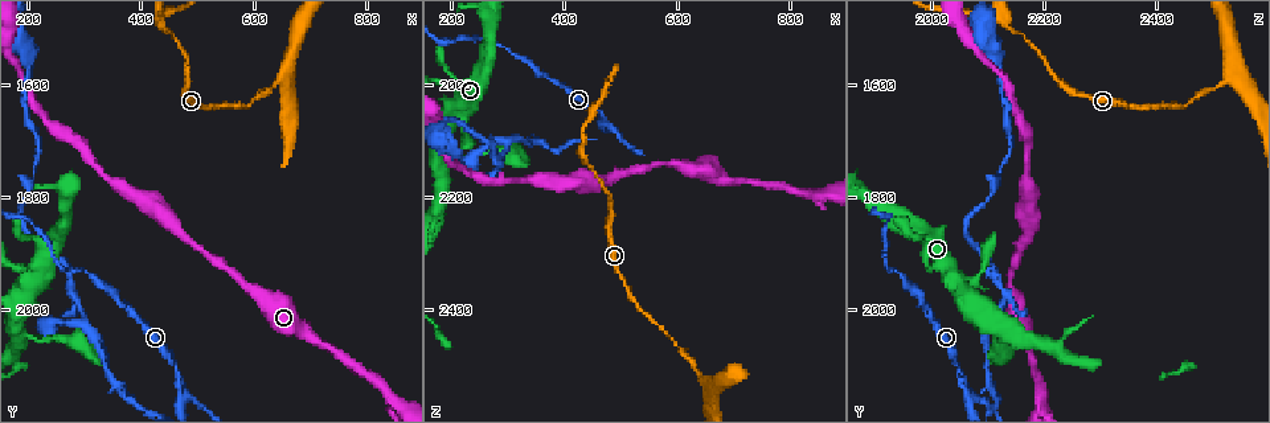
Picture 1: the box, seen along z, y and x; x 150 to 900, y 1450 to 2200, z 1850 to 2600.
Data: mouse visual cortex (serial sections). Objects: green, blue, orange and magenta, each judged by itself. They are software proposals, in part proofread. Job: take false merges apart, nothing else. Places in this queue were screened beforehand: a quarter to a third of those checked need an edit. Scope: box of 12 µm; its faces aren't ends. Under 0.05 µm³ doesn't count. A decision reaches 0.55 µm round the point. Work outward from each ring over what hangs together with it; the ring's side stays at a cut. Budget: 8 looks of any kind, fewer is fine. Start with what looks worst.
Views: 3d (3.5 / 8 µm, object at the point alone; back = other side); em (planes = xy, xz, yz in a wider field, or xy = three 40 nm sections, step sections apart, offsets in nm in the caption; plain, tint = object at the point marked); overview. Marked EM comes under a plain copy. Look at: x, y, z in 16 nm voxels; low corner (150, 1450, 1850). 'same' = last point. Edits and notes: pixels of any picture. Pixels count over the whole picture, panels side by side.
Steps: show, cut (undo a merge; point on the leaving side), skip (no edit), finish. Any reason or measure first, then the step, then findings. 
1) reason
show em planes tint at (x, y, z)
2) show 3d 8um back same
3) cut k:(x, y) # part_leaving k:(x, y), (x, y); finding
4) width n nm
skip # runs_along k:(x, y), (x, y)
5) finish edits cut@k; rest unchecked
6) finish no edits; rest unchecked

two arms in line, one across
show 3d 3.5um at (440, 1505, 2135)

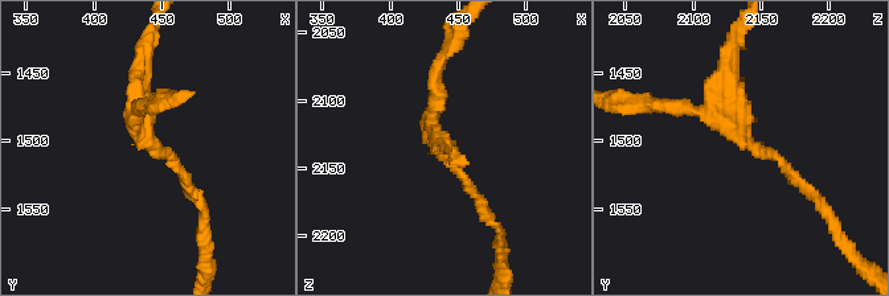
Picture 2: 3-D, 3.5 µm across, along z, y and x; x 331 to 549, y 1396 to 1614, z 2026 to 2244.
need the tissue
show em xy step 2 tint at (436, 1500, 2136)

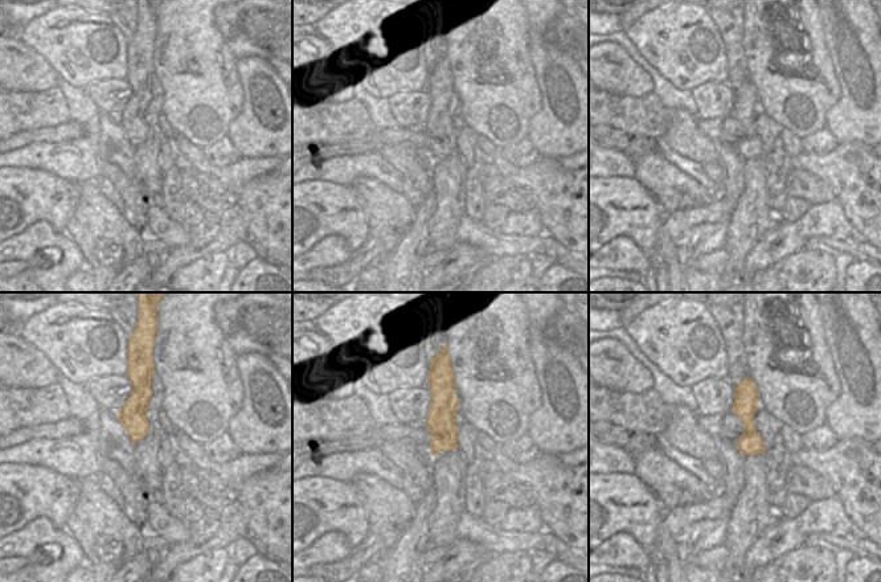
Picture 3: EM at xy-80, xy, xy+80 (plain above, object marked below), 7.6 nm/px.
width 220 nm
skip # runs_along 3:(433, 372), (441, 382), (437, 450); one cell here

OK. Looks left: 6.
three-way junction
show 3d 3.5um back at (855, 2155, 2195)

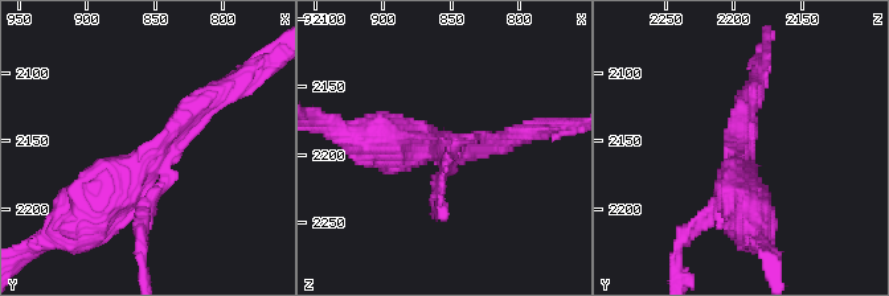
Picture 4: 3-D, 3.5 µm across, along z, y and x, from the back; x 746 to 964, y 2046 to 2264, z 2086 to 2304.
arms 3; arm_widths 150, 250, 600 nm; shape alone is not enough
show em xy step 1 tint at (852, 2158, 2196)

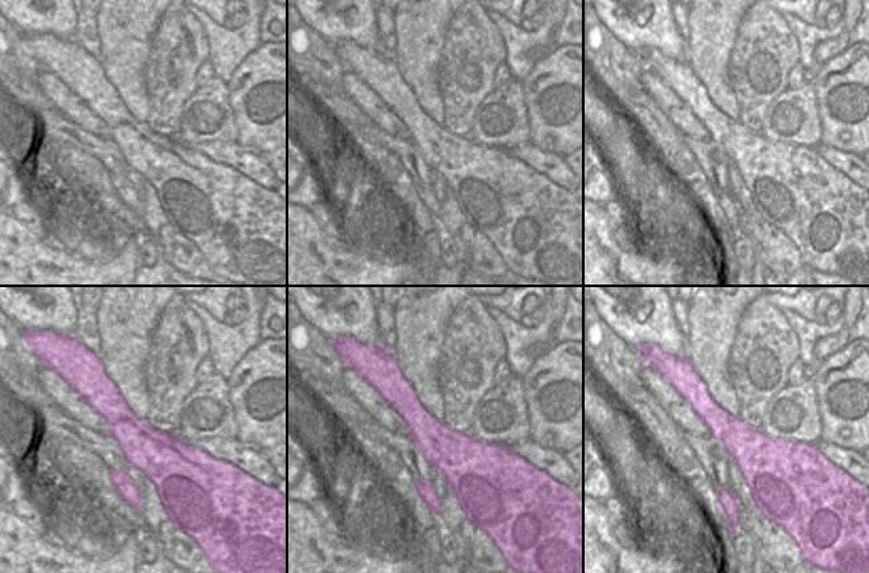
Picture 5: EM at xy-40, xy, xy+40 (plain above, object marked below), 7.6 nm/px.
width 360 nm
cut 4:(708, 213) # part_leaving 4:(454, 143), (454, 149), (434, 183); a second cell is stuck on

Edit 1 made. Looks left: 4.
three arms meet
show 3d 3.5um at (460, 2115, 2045)

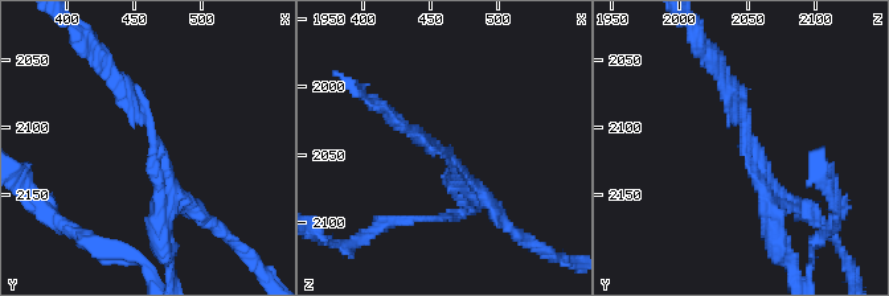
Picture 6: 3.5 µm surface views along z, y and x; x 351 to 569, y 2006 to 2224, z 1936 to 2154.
arms 3; arm_widths 150, 200, 200 nm
show em xy step 5 tint at (464, 2108, 2048)

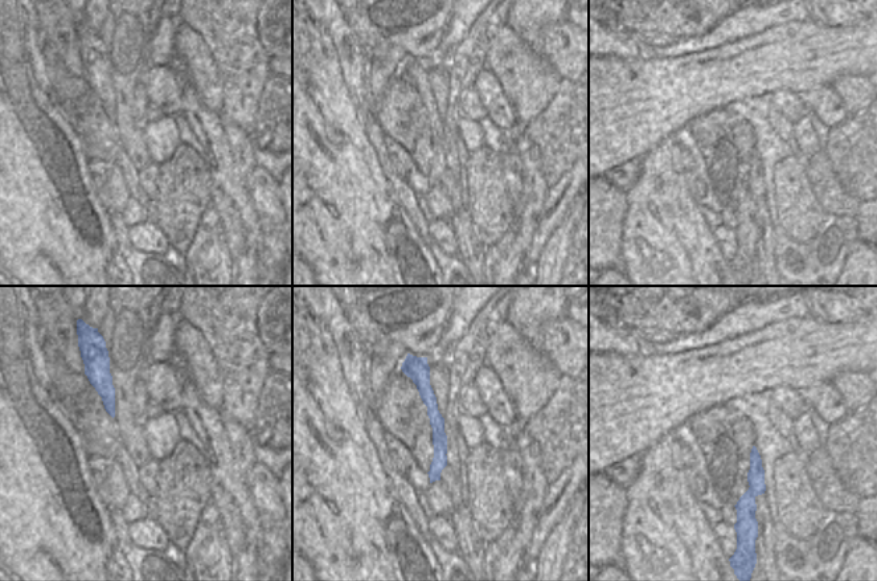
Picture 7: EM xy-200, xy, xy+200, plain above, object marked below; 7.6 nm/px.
cut 6:(770, 233) # part_leaving 6:(745, 155), (775, 241), (797, 260); a second cell is stuck on

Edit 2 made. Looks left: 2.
finish edits cut@4, cut@6; rest unchecked

